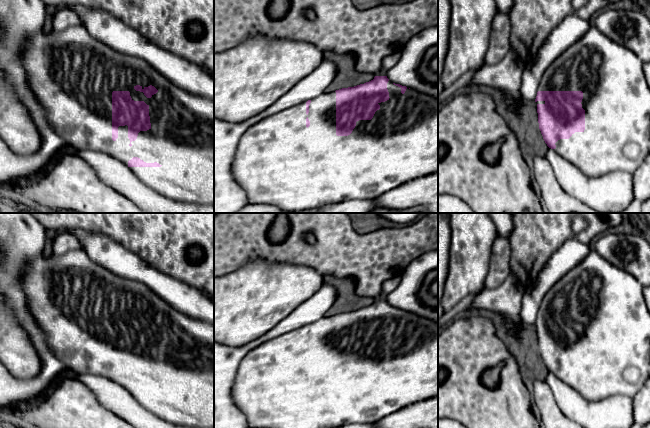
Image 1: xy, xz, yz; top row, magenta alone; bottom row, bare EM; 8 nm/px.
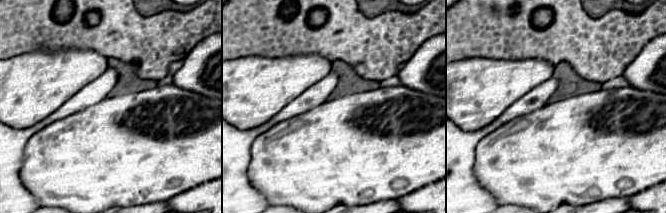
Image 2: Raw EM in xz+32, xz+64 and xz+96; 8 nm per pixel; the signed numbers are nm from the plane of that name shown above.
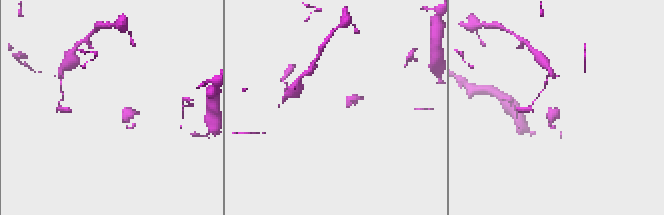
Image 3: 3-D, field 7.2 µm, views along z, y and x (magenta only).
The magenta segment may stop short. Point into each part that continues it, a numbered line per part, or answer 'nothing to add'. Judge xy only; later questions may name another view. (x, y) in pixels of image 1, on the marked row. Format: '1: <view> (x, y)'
1: xy (72, 74)

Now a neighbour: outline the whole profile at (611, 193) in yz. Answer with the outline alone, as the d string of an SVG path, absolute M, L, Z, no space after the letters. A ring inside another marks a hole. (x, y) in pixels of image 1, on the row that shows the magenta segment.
M549 148L545 157L560 187L594 210L618 213L627 208L634 199L631 173L615 171L591 177L557 154L554 149Z

